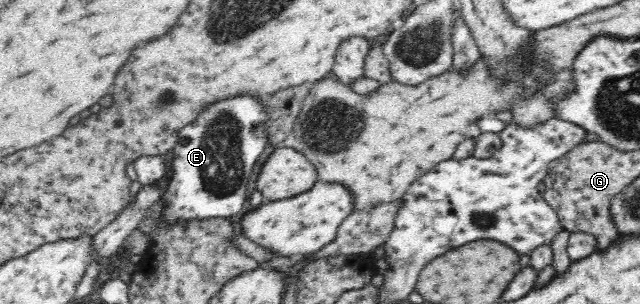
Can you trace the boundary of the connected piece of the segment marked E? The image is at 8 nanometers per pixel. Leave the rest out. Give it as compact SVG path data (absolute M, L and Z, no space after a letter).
M237 96L233 100L225 100L225 102L217 102L213 106L209 106L207 110L203 110L197 118L197 122L185 126L180 130L179 140L175 145L175 158L171 162L173 168L173 176L166 192L162 196L166 209L164 210L164 218L168 222L173 220L203 220L205 218L229 218L243 211L245 200L247 198L247 186L249 186L249 178L251 170L257 162L257 158L263 154L267 139L265 139L265 131L263 131L263 122L268 121L263 104L259 98L249 98L249 96Z

